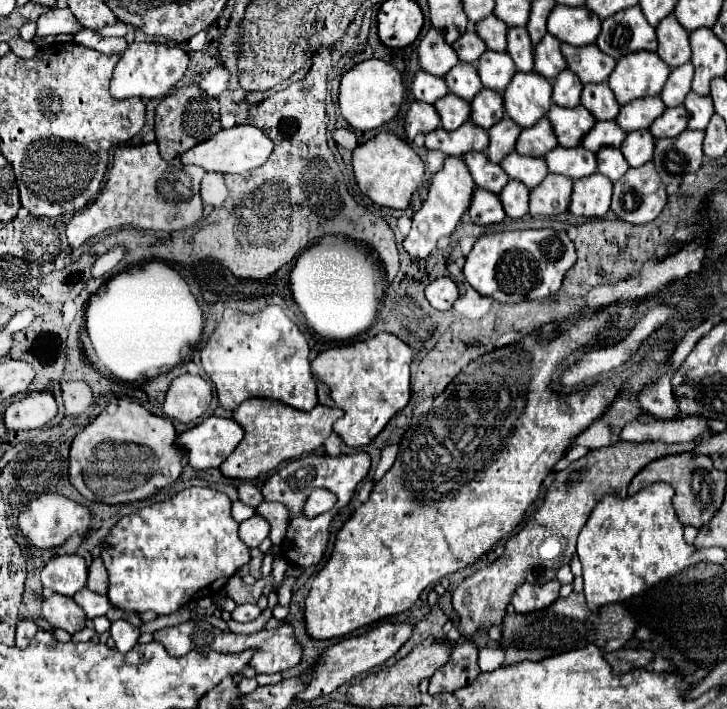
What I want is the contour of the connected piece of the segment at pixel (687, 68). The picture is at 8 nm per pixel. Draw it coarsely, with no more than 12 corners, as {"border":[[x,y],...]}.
{"border":[[691,62],[671,70],[659,98],[681,106],[691,92]]}

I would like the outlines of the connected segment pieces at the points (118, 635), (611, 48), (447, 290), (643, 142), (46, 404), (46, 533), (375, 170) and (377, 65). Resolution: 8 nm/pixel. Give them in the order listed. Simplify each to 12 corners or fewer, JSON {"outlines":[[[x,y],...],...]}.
{"outlines":[[[125,620],[111,622],[119,652],[129,652],[141,636]],[[631,6],[603,20],[597,46],[619,60],[655,52],[655,28]],[[443,276],[425,288],[435,310],[449,310],[459,298],[453,278]],[[649,130],[629,132],[621,152],[631,168],[653,158]],[[51,392],[7,406],[9,430],[41,428],[57,414]],[[43,494],[23,508],[19,528],[37,548],[87,534],[89,510]],[[381,132],[353,150],[357,186],[379,206],[405,210],[425,164]],[[383,60],[343,74],[339,112],[353,130],[387,124],[403,102]]]}

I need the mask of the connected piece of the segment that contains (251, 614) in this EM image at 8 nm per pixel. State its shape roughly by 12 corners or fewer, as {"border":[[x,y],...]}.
{"border":[[243,604],[233,610],[235,622],[251,622],[261,608],[257,604]]}

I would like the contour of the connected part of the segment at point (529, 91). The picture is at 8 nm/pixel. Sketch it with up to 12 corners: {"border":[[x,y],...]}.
{"border":[[517,72],[503,92],[507,116],[533,126],[551,108],[551,84]]}

